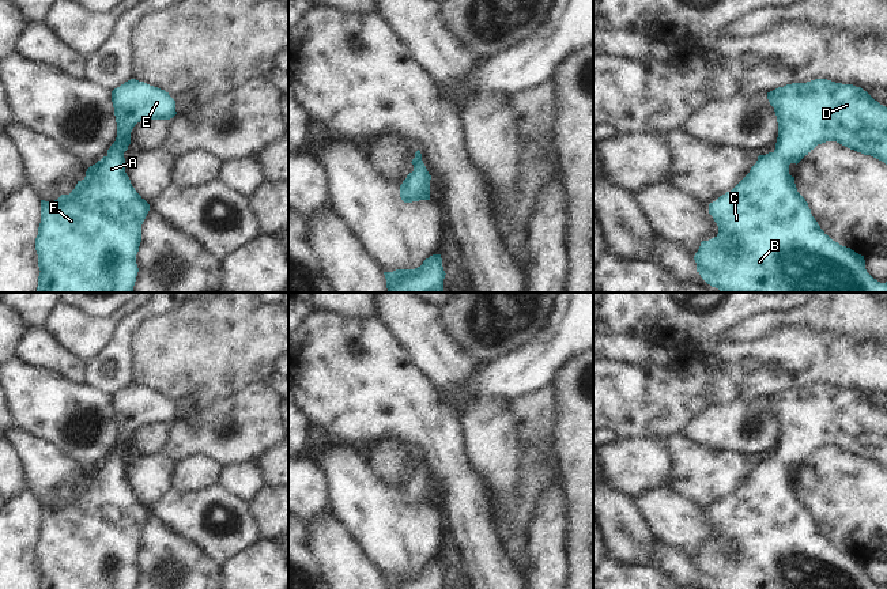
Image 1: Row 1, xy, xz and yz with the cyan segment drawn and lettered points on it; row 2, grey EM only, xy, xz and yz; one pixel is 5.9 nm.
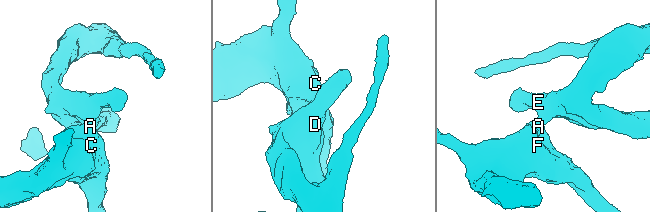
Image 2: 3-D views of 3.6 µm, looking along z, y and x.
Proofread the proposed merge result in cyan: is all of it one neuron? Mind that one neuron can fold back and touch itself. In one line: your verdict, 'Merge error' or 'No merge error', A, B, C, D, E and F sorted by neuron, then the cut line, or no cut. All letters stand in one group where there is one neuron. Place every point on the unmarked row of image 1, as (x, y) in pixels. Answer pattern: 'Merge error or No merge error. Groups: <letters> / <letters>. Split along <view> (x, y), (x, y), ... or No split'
No merge error. Groups: A B C D E F. No split.

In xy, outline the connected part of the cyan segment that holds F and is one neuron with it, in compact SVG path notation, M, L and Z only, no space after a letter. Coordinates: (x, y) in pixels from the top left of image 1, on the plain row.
M131 384L112 396L112 407L117 427L116 446L107 460L90 471L86 482L78 486L69 499L61 499L54 506L41 505L41 528L35 543L39 581L38 589L135 589L139 577L136 559L141 547L141 529L150 516L150 509L135 495L125 477L124 457L131 449L133 431L143 424L170 424L175 416L175 405L158 392Z

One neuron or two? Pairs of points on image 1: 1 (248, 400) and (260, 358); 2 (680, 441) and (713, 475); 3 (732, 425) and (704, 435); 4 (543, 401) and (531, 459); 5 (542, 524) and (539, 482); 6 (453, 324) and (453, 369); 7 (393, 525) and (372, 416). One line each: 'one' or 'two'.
1: two
2: one
3: one
4: one
5: two
6: two
7: two

